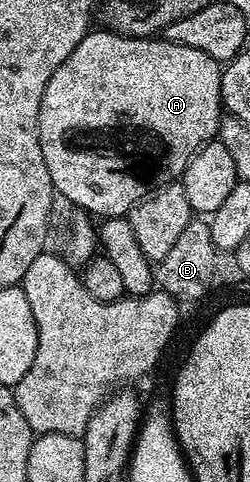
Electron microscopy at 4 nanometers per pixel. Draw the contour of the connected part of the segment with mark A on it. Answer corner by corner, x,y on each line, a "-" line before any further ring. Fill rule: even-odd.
91,30
86,33
80,46
60,62
60,70
48,78
48,86
44,86
44,98
40,102
40,118
38,133
40,134
40,150
44,154
44,162
48,166
48,174
52,178
52,186
59,197
71,200
83,213
94,218
126,216
130,209
142,201
148,193
163,185
175,183
181,177
188,162
210,140
218,135
218,124
224,115
222,103
222,70
223,65
213,60
204,50
192,50
192,46
177,44
165,38
143,38
141,36
121,36
109,30

